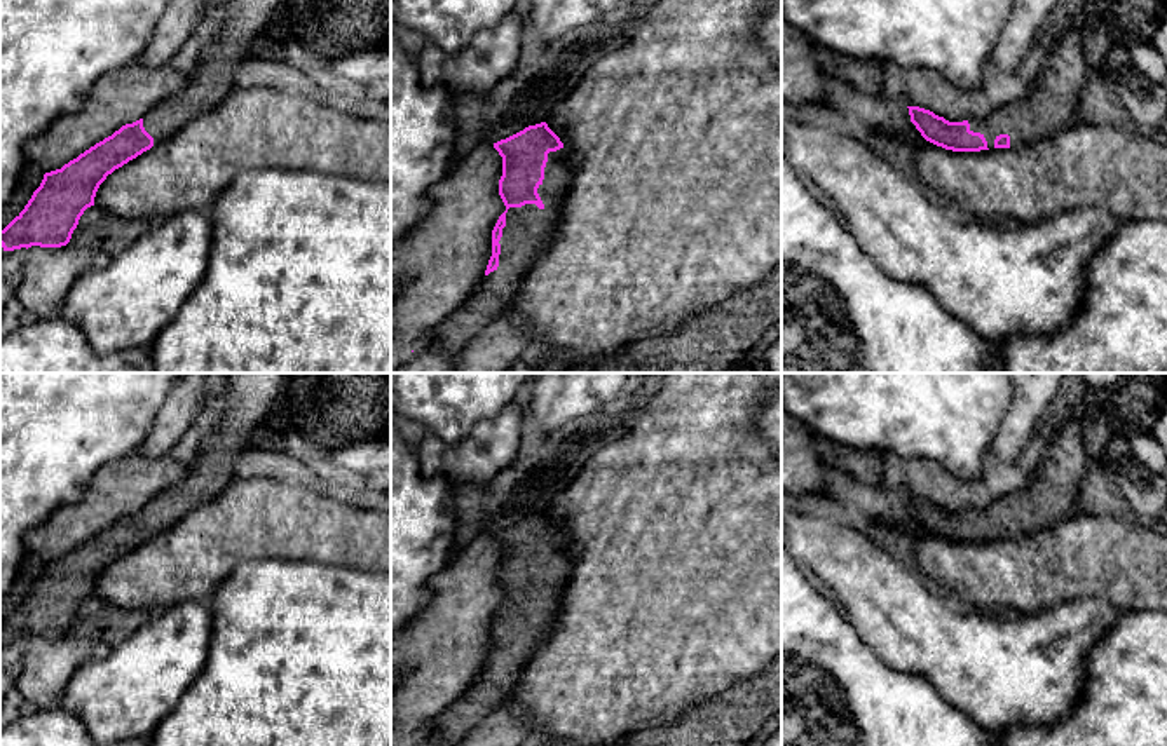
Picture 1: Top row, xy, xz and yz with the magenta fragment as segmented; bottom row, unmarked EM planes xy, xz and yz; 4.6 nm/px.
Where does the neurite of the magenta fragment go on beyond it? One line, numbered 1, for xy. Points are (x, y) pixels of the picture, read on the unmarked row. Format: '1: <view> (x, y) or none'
1: xy (250, 398)

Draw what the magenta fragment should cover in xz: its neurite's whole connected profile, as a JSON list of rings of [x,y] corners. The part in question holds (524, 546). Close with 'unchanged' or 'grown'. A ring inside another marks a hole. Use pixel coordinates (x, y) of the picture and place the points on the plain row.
[[[546,512],[494,533],[502,547],[499,586],[506,601],[492,621],[492,647],[480,676],[419,736],[461,741],[501,708],[525,666],[551,633],[572,558]]] | grown

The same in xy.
[[[229,373],[223,417],[201,441],[185,478],[61,560],[45,563],[24,600],[0,621],[3,641],[66,636],[108,565],[164,533],[230,485],[235,457],[248,448],[263,418],[281,408],[283,387],[284,373]]] | grown

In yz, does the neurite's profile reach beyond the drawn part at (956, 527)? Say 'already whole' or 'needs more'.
needs more

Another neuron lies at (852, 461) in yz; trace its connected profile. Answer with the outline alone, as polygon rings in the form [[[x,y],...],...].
[[[816,434],[815,444],[825,464],[846,471],[867,485],[872,486],[886,485],[883,478],[883,460],[877,451],[872,450],[860,451],[850,446],[832,443]]]

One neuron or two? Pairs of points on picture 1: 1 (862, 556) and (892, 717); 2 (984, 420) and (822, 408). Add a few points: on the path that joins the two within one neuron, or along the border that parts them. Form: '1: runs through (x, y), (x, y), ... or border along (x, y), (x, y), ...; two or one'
1: border along (855, 630), (887, 664), (920, 675); two
2: runs through (944, 408), (862, 408); one

